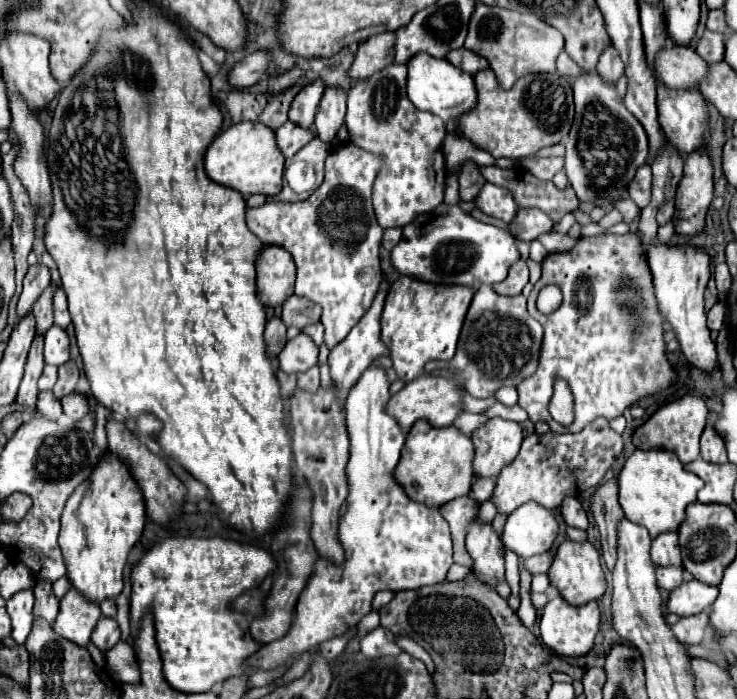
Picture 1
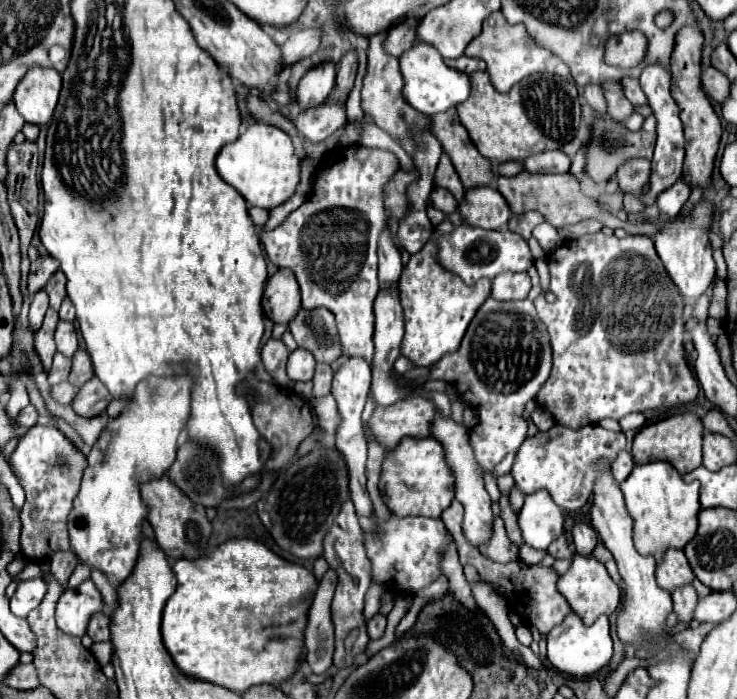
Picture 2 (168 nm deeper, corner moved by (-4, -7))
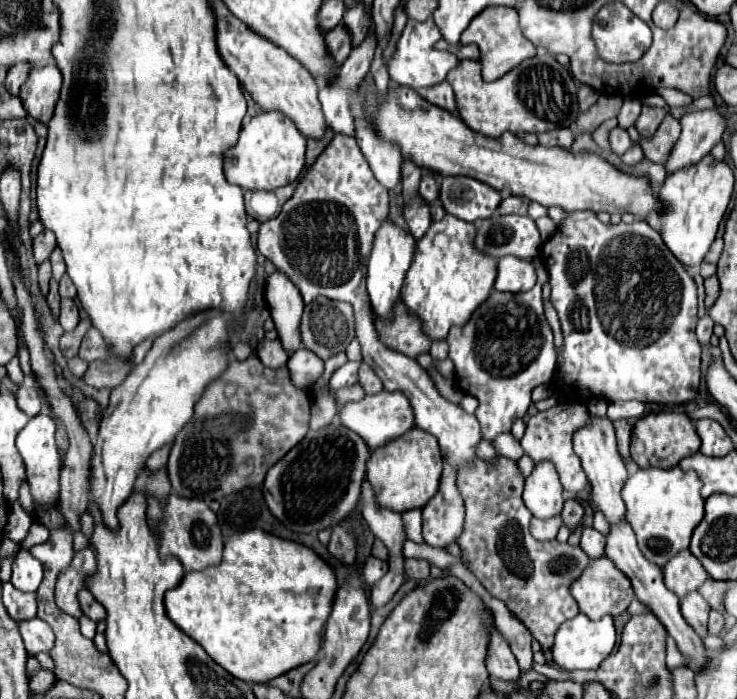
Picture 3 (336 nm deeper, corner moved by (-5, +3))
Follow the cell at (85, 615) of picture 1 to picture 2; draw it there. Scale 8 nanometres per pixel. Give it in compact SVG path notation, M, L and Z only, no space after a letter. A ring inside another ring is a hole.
M91 579L83 581L75 589L65 589L61 599L57 601L57 627L75 637L83 637L87 633L87 625L91 615L103 611L103 599L99 589Z

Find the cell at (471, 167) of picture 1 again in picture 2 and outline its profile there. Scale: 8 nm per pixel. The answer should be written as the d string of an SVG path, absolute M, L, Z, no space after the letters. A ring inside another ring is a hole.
M443 111L441 115L429 115L431 133L439 139L443 151L451 157L463 187L479 187L491 185L495 181L495 173L491 169L489 159L485 159L477 147L471 143L465 127L461 125L457 111Z

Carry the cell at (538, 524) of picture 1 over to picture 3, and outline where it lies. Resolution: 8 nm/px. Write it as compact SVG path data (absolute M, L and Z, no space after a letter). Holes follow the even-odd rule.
M542 463L542 465L536 465L532 475L526 479L524 503L536 519L546 521L560 515L564 505L562 491L564 489L558 481L558 473L554 465Z

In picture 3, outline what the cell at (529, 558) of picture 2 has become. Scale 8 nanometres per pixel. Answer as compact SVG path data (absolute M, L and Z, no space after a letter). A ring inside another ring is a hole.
M552 517L550 521L538 521L538 519L532 519L530 523L530 533L532 537L536 537L538 541L552 541L560 529L562 521L560 517Z

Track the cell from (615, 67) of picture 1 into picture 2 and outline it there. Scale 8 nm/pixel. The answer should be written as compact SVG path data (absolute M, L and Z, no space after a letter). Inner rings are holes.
M607 81L603 83L603 93L607 99L607 113L611 119L615 119L617 123L625 123L625 119L633 113L633 105L625 99L621 85L617 81Z

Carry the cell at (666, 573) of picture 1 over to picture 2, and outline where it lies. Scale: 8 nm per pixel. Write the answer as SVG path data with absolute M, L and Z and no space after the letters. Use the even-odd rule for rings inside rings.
M691 585L673 591L673 611L685 627L691 627L693 623L693 611L697 607L697 599L699 597Z

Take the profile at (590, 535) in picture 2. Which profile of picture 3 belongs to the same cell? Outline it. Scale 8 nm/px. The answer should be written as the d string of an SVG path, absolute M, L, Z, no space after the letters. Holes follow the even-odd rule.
M582 527L582 537L580 537L580 547L586 551L590 559L596 559L604 553L606 537L598 533L594 527Z

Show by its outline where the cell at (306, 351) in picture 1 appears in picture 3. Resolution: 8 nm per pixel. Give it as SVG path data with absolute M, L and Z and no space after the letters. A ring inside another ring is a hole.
M302 347L290 355L288 369L290 369L294 383L300 389L310 389L314 385L314 381L322 375L324 361L320 357L316 357L312 351Z

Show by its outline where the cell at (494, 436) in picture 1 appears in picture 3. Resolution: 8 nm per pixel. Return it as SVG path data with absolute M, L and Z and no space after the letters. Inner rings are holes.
M536 283L526 293L500 293L492 291L488 299L474 311L470 321L464 327L452 327L448 333L448 345L450 353L448 357L454 363L456 369L456 381L460 389L468 395L474 395L478 399L476 419L482 427L482 439L494 441L502 433L510 433L512 423L518 419L524 419L528 407L532 405L530 393L536 385L548 383L556 369L556 351L554 351L554 335L552 329L544 317L542 309L542 287Z

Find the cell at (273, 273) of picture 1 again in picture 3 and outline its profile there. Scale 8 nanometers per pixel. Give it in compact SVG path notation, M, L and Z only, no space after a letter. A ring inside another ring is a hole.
M274 271L268 277L266 285L266 301L274 319L274 325L278 329L282 345L286 345L286 351L300 349L300 337L298 337L298 321L302 317L304 301L298 293L298 287L288 281L286 273Z

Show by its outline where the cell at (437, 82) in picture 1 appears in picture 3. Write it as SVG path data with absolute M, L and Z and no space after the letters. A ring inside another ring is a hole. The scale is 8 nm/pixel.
M426 19L422 23L408 21L406 27L404 27L404 31L402 31L402 37L398 41L396 55L388 63L390 79L396 81L398 85L406 85L406 87L412 87L412 89L434 87L434 85L444 83L446 77L448 77L448 73L452 69L456 69L460 61L458 61L458 57L454 53L446 53L446 51L434 49L434 43L438 43L440 39L442 39L440 31L438 31L438 27L434 25L432 19Z

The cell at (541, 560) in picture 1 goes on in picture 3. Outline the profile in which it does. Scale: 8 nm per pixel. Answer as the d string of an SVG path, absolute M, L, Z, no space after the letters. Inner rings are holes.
M566 499L566 503L564 503L564 509L562 509L562 513L560 513L560 517L562 517L562 523L570 529L570 533L580 525L580 519L582 519L582 515L584 515L584 509L582 509L582 505L576 501L576 499Z

